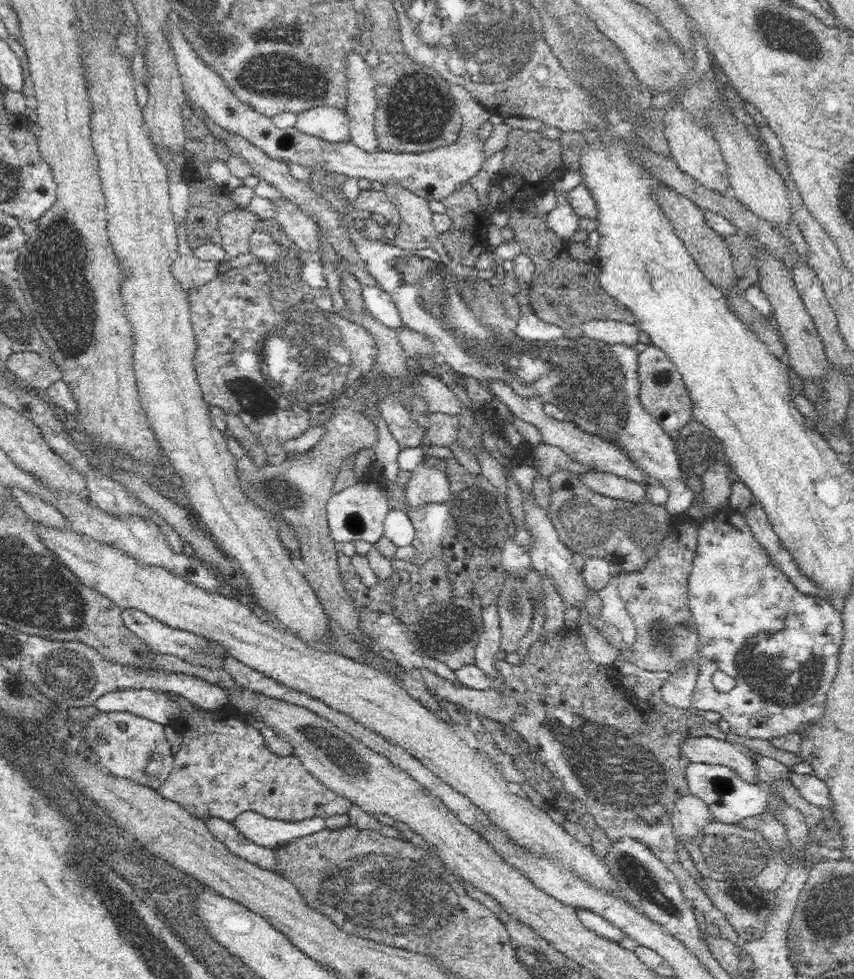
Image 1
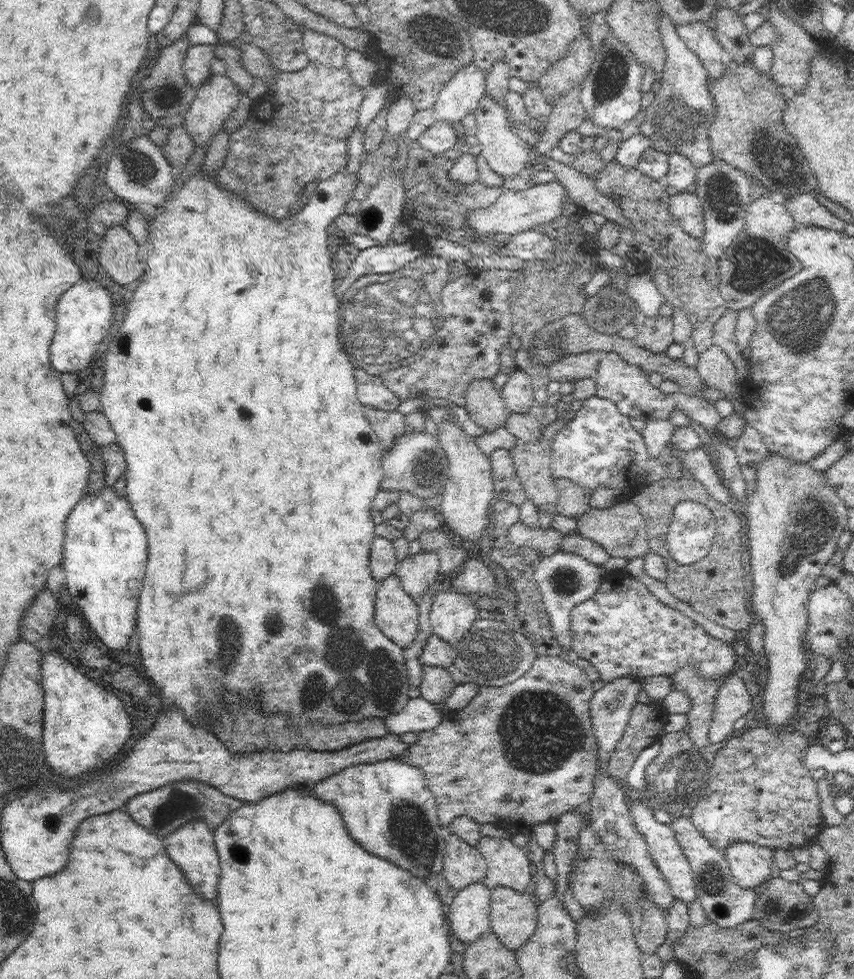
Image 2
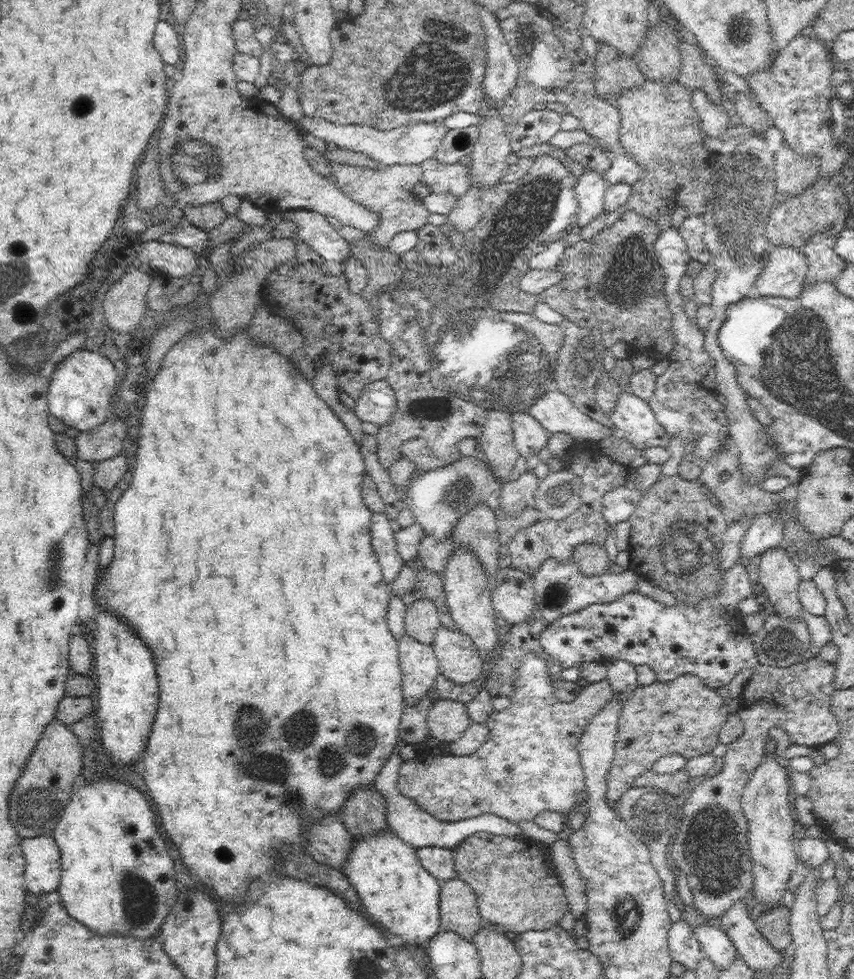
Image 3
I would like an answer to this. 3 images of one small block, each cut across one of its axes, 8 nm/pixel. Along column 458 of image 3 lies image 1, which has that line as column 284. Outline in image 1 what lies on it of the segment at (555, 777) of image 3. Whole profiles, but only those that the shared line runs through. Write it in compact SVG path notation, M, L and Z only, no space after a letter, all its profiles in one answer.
M162 692L162 695L164 694L171 696L179 706L179 713L173 722L173 728L182 731L183 741L181 749L174 757L171 773L166 782L157 788L157 792L162 797L182 805L196 818L206 820L208 817L215 816L231 823L239 814L247 810L263 814L266 818L288 822L298 822L313 816L320 816L326 820L334 814L348 813L351 800L326 788L307 771L298 757L294 755L280 757L279 754L273 753L266 745L259 725L249 725L232 716L218 718L216 712L207 712L182 695Z

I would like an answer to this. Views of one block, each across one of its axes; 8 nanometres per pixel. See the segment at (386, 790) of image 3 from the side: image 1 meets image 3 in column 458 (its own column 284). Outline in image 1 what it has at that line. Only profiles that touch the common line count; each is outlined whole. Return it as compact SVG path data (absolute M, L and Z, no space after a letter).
M252 810L242 812L232 823L240 831L241 836L272 850L288 846L296 838L320 832L325 827L325 820L320 816L288 822L266 818L263 814Z

